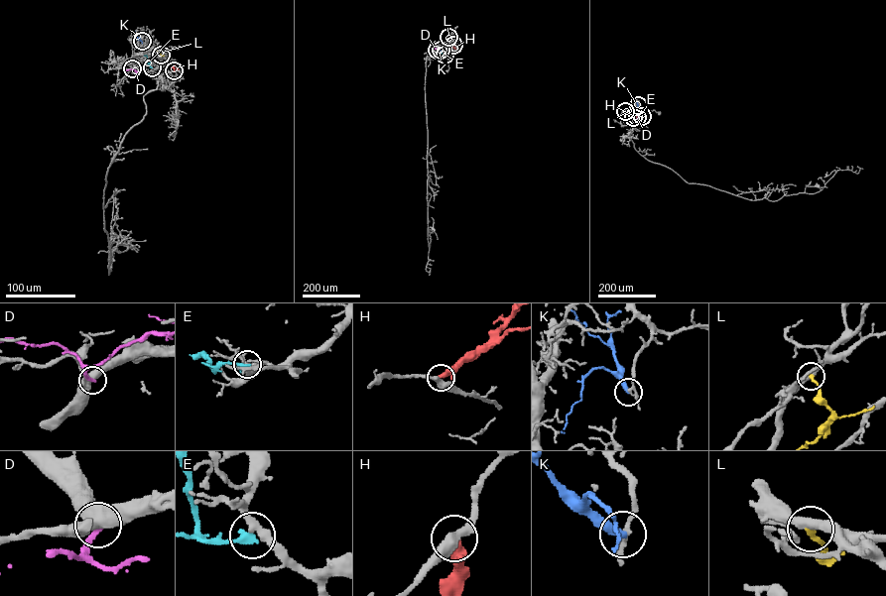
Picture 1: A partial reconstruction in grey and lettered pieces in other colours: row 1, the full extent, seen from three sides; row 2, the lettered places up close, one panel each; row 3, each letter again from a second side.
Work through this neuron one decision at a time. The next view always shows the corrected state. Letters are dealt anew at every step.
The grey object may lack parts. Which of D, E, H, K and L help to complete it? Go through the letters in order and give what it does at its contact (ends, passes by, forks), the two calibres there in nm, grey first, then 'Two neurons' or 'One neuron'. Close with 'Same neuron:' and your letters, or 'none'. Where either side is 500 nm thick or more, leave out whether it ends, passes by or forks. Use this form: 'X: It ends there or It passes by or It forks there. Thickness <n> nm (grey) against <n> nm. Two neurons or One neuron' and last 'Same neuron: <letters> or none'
D: It ends there. Thickness 440 nm (grey) against 280 nm. Two neurons
E: It ends there. Thickness 320 nm (grey) against 360 nm. Two neurons
H: It ends there. Thickness 440 nm (grey) against 360 nm. Two neurons
K: It ends there. Thickness 200 nm (grey) against 320 nm. Two neurons
L: It ends there. Thickness 400 nm (grey) against 190 nm. Two neurons
Same neuron: none

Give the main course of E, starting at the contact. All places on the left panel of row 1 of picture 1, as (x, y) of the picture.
E: (152, 67), (144, 55)

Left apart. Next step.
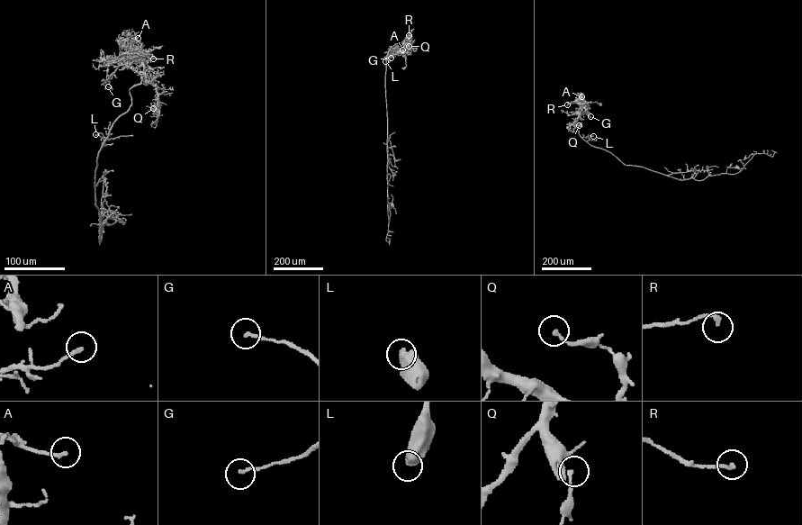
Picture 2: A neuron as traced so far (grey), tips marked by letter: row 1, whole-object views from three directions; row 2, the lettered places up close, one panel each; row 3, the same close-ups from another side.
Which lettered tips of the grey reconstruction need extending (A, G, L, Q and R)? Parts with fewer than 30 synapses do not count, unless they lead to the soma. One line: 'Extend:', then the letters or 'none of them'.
Extend: none of them

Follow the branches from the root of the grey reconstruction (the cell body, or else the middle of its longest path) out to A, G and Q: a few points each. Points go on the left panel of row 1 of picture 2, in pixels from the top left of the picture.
A: (140, 58), (147, 54), (145, 51), (140, 55), (133, 39), (138, 38)
G: (140, 58), (147, 56), (145, 51), (141, 59), (124, 60), (108, 78), (112, 88), (108, 86)
Q: (140, 58), (147, 56), (145, 51), (141, 56), (143, 73), (157, 93), (158, 107), (153, 111), (153, 108)

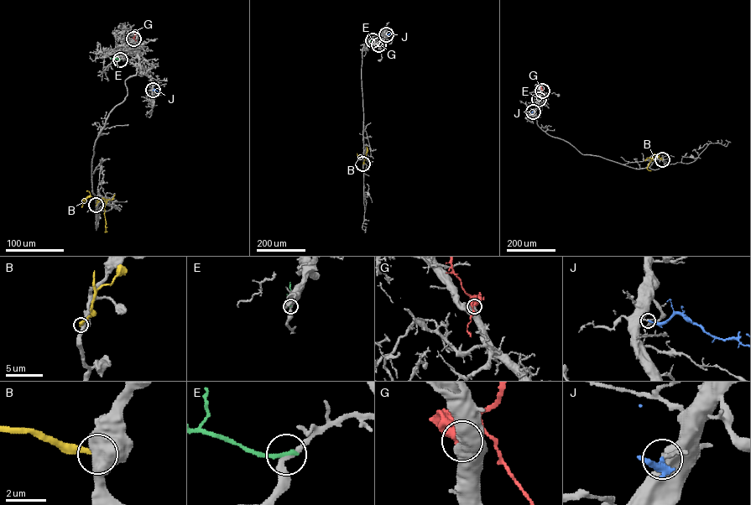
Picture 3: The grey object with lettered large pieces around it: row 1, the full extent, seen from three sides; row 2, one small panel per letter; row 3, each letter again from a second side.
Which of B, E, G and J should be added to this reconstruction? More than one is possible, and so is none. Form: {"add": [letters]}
{"add": ["J"]}

